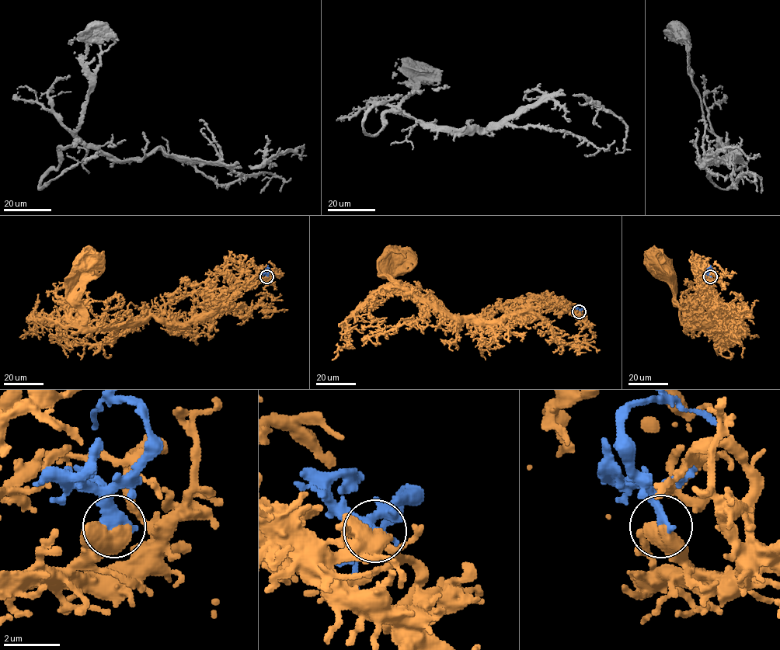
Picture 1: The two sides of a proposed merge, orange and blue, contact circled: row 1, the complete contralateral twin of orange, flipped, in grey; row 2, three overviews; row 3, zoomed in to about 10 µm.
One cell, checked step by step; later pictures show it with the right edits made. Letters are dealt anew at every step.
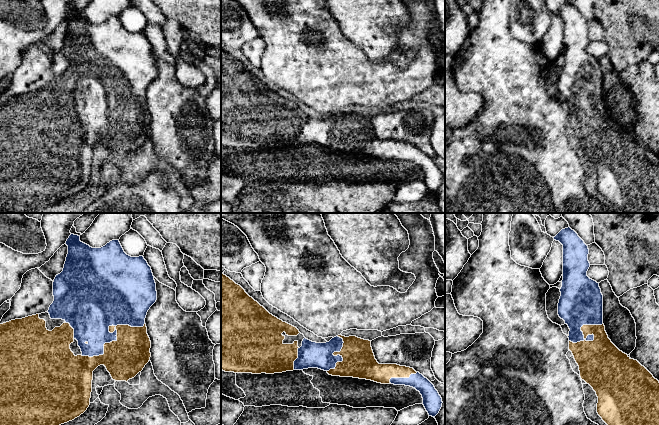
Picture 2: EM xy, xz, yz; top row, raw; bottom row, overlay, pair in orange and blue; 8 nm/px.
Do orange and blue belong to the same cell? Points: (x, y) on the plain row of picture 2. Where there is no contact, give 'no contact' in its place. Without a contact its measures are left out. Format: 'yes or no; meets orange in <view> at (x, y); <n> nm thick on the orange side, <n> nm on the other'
yes; meets orange in xy at (115, 117); 320 nm thick on the orange side, 300 nm on the other

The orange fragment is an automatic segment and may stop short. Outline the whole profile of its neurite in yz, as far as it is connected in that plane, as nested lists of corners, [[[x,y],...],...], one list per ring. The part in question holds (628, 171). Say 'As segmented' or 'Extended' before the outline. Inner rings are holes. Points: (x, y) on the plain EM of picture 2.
Extended. [[[570,3],[562,5],[553,14],[563,21],[558,91],[570,105],[569,126],[579,142],[580,153],[596,168],[598,191],[625,213],[659,213],[659,157],[608,114],[603,100],[603,71],[599,59],[587,52],[590,43],[588,22]]]

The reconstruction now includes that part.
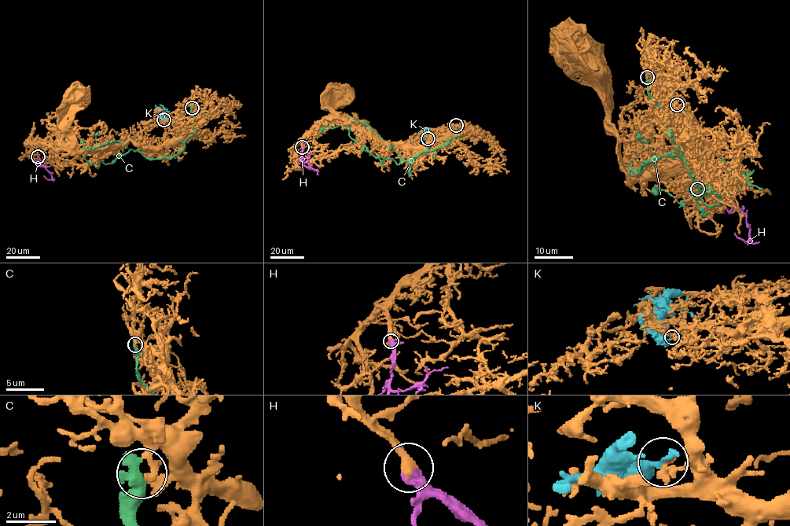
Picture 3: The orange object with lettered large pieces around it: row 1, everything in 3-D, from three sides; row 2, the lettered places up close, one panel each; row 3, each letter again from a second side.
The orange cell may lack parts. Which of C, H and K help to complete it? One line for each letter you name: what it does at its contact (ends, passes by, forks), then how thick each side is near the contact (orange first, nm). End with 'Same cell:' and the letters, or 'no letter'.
H: it ends; calibres 440 and 550 nm
Same cell: H

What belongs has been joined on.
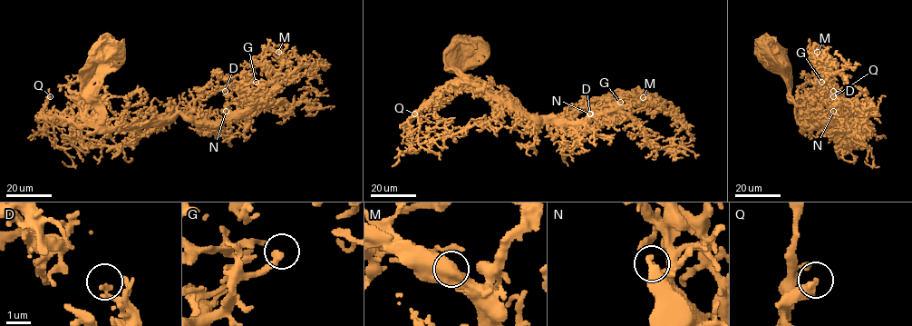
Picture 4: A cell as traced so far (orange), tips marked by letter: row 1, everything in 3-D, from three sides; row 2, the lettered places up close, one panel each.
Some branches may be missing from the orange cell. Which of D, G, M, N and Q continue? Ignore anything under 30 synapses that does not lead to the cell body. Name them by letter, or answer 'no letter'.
Q

